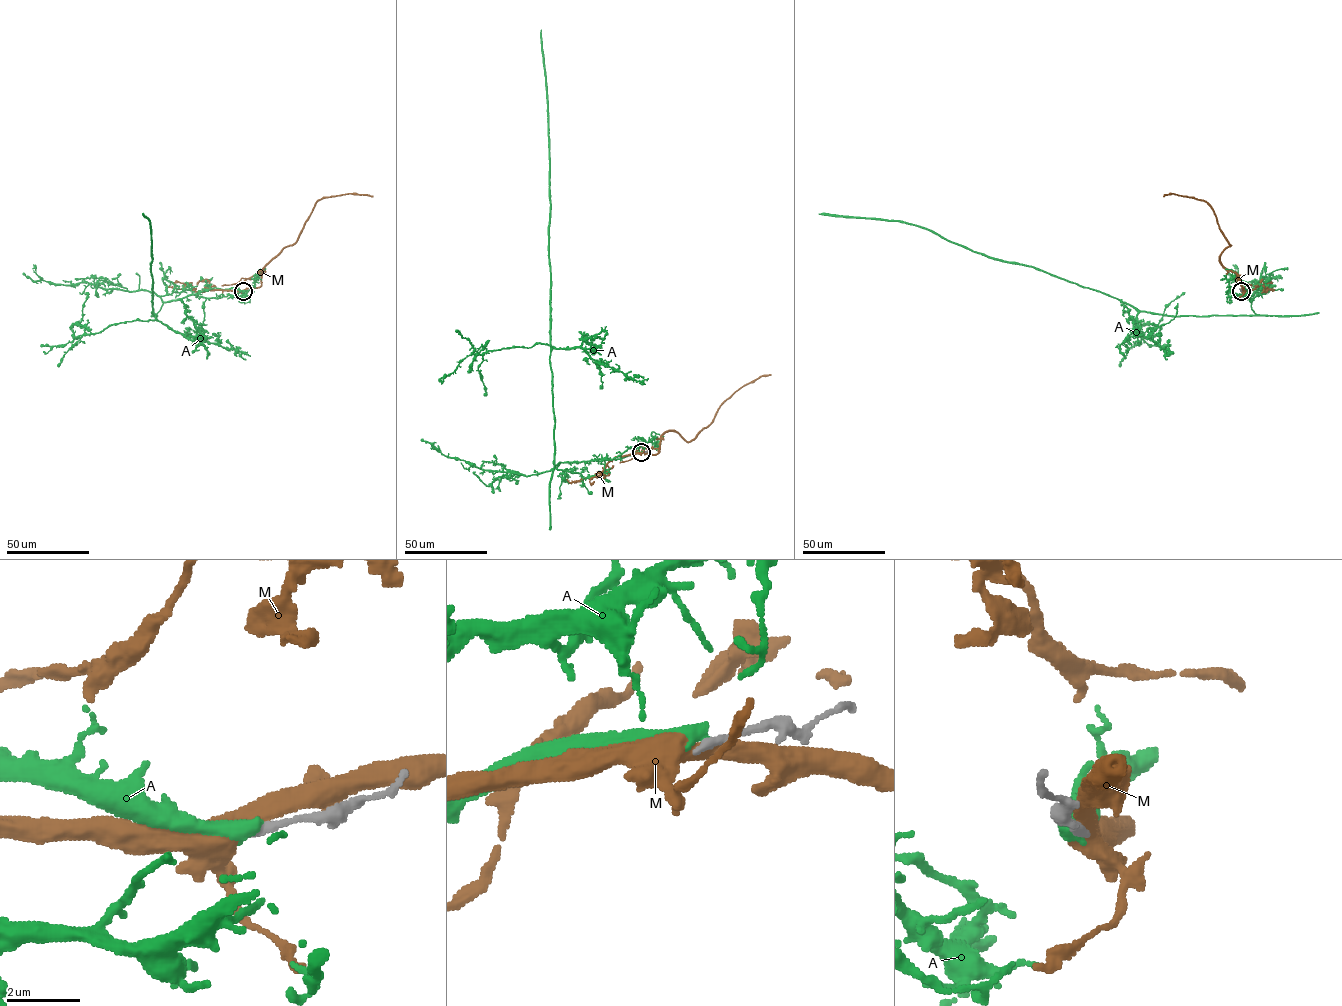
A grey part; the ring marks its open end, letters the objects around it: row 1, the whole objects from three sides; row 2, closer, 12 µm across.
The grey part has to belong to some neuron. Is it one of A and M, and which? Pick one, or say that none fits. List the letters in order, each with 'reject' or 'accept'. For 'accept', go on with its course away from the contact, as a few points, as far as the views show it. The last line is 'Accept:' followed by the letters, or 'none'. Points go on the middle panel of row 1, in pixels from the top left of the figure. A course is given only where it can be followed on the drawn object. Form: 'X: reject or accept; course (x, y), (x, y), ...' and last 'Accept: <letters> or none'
A: reject
M: reject
Accept: none

